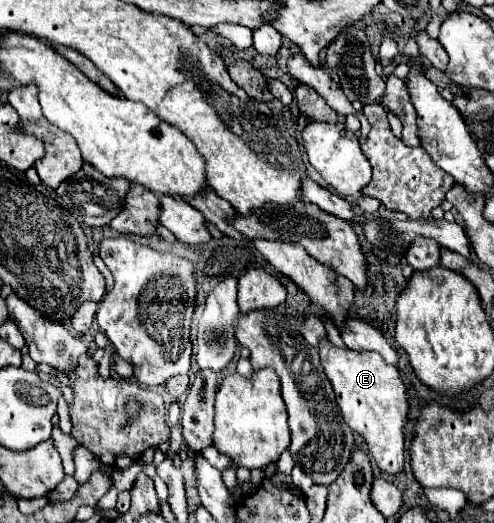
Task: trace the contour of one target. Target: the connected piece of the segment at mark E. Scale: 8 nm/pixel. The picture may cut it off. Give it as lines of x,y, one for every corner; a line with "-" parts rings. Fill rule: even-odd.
332,342
320,344
320,360
334,386
346,424
362,436
380,472
400,474
404,470
404,426
410,414
410,400
398,368
386,364
380,354
336,348

